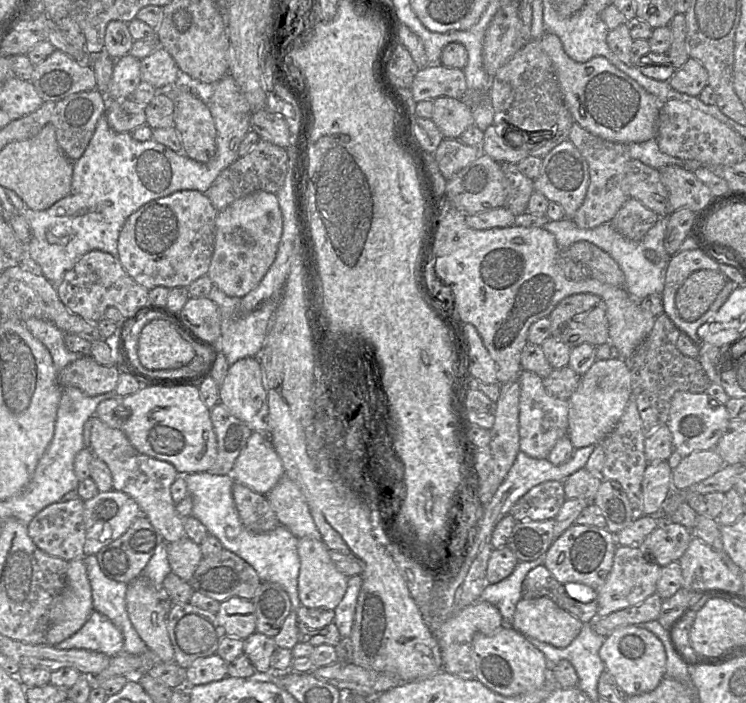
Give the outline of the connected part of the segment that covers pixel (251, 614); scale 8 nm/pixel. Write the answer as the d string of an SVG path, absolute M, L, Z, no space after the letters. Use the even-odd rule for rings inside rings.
M232 597L221 602L216 616L228 636L245 640L256 632L255 606L246 598Z

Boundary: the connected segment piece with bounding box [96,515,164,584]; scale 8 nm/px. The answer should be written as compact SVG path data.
M140 515L124 534L100 549L96 557L107 577L127 584L142 573L163 541L146 516Z

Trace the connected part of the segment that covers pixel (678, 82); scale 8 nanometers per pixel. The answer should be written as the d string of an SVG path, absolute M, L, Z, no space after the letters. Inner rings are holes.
M690 57L667 82L674 90L697 97L708 85L708 72L701 63Z

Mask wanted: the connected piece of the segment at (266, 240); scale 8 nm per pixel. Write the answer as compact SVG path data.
M255 191L242 197L216 218L214 252L207 275L227 296L242 298L256 288L273 264L282 236L283 219L276 194Z

